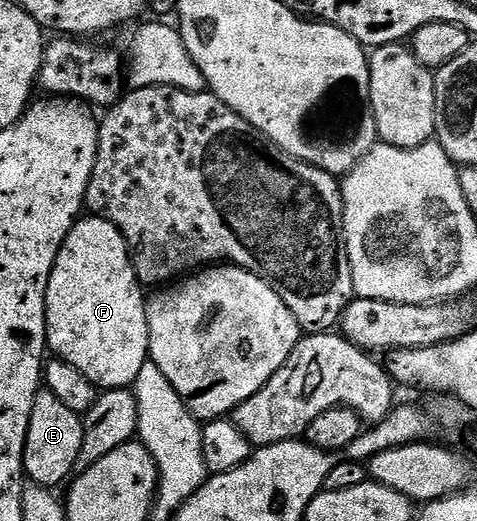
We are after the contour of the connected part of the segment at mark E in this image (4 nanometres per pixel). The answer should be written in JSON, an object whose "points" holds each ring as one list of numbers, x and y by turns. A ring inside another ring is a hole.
{"points":[[41,388,34,399,34,411,30,411,30,427,26,431,25,478,31,484,42,485,50,490,55,490,56,485,62,484,64,480,67,482,73,476,72,468,80,465,83,438,83,416,70,411,70,407,65,407,62,399,58,399,58,395,54,395,48,388]]}

